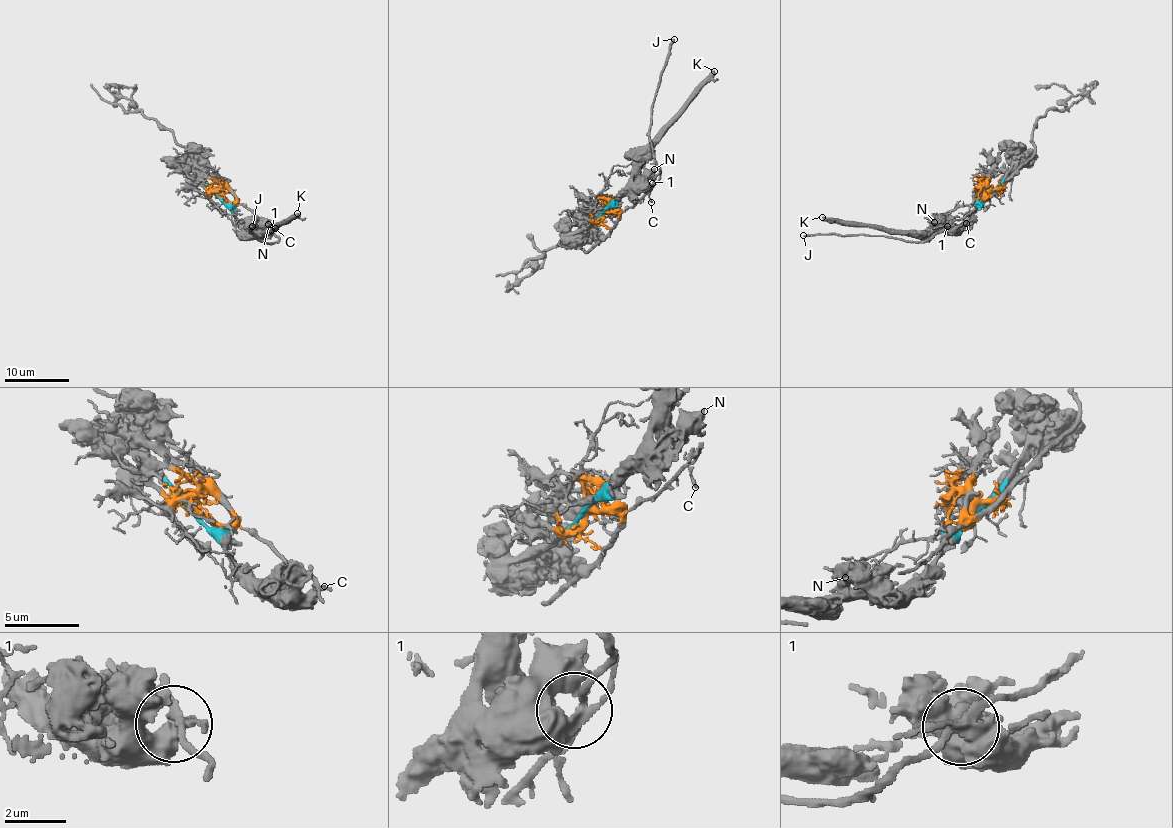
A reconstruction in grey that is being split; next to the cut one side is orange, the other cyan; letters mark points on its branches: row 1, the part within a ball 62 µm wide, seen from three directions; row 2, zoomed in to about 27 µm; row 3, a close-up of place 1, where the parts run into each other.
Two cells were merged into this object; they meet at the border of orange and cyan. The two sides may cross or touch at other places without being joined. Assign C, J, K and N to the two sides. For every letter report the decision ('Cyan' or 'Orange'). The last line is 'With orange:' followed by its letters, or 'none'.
C: Cyan
J: Orange
K: Cyan
N: Cyan
With orange: J

